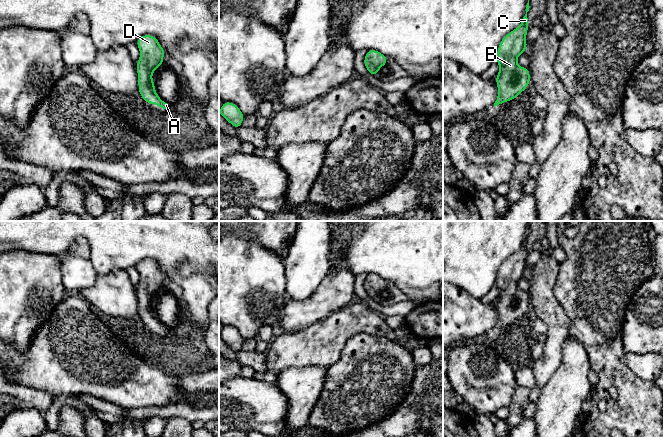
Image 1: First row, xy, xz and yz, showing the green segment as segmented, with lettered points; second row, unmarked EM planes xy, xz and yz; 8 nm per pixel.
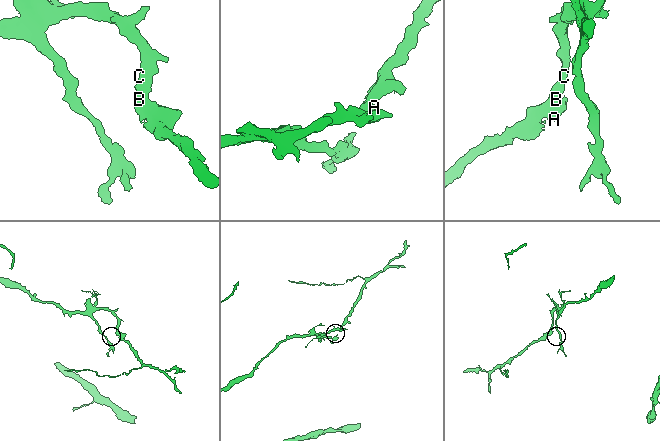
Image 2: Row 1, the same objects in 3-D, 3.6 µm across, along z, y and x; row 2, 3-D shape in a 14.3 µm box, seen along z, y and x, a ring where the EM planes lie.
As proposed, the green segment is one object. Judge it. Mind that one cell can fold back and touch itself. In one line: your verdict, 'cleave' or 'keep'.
keep

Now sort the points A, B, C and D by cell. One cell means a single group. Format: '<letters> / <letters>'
A B C D

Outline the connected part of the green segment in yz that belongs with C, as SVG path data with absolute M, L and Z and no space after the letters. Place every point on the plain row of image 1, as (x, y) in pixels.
M529 223L526 229L526 238L520 250L508 257L500 266L496 285L499 288L499 297L496 300L498 311L497 324L494 331L506 325L515 323L530 307L528 292L520 291L517 282L526 275L526 258L528 256Z

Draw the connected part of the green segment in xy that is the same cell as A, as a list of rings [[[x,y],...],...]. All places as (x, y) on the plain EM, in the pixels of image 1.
[[[143,259],[136,266],[140,274],[140,282],[137,285],[137,298],[139,318],[148,328],[157,328],[165,335],[169,333],[169,327],[163,326],[157,319],[152,298],[156,292],[163,288],[164,272],[157,262],[152,259]]]

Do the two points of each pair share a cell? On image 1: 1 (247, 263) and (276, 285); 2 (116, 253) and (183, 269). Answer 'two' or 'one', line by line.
1: one
2: one

